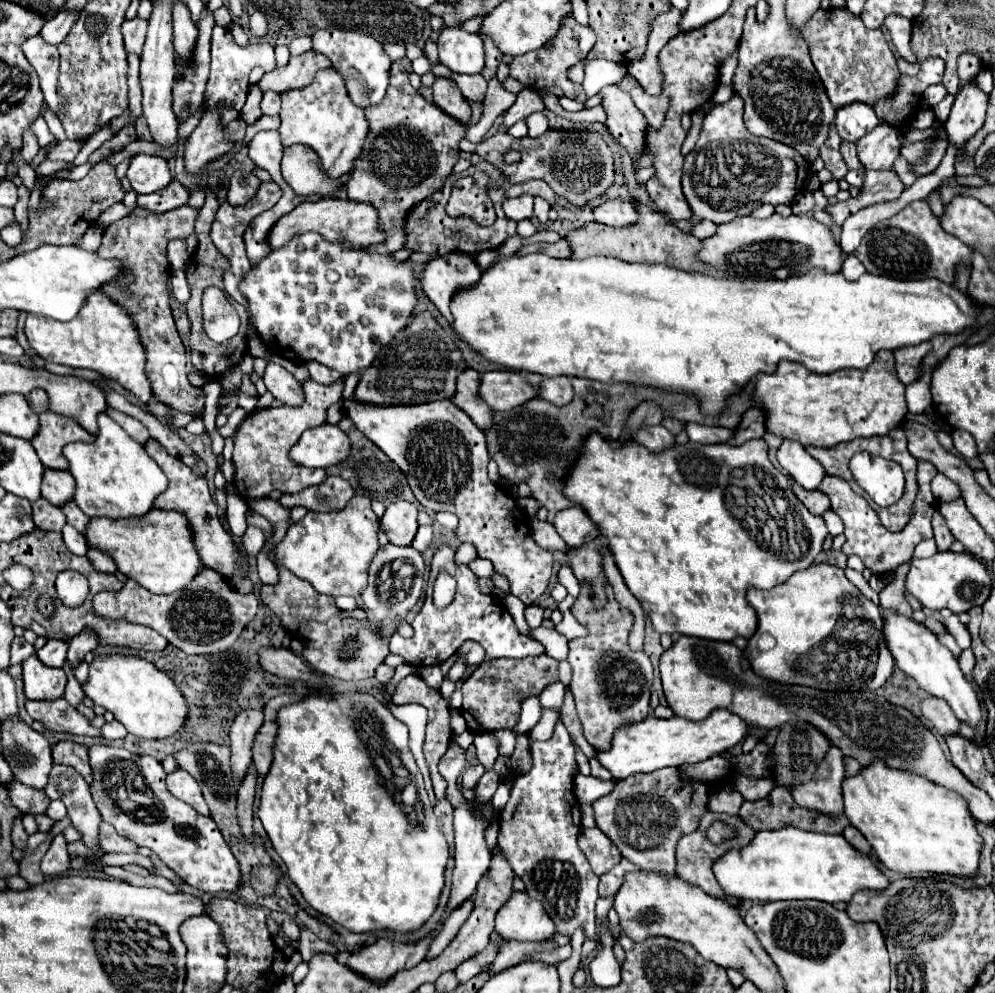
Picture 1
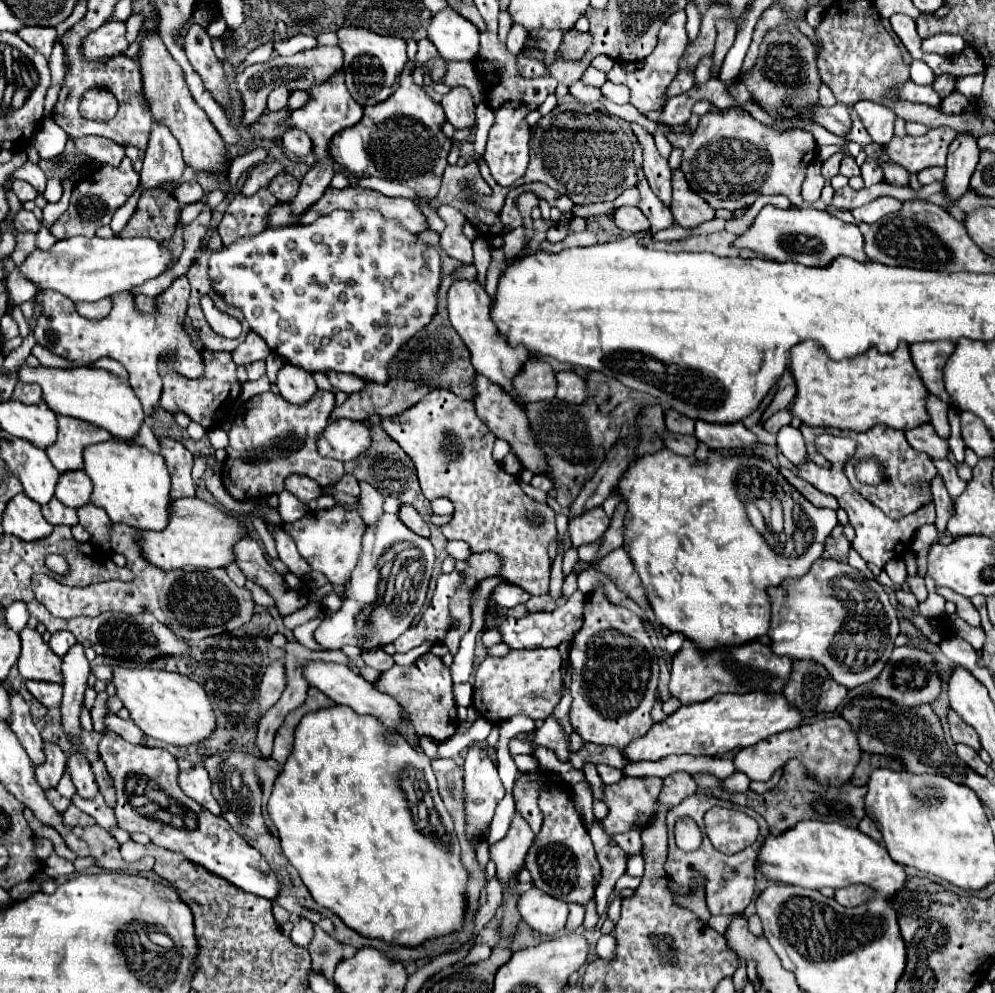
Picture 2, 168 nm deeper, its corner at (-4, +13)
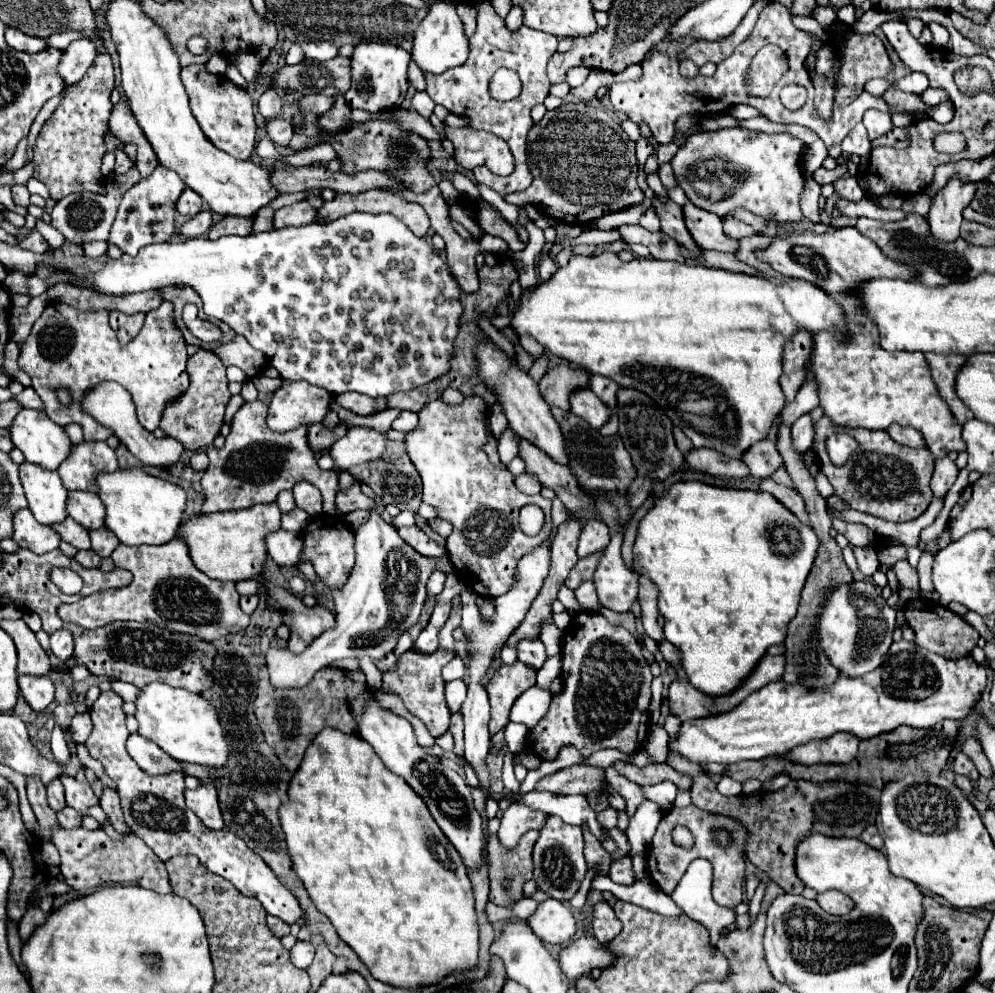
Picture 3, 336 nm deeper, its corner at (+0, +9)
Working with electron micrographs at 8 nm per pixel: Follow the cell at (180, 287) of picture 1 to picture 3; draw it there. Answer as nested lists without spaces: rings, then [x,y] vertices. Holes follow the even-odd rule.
[[[163,301],[157,309],[145,315],[141,333],[125,347],[119,345],[117,333],[109,325],[107,311],[81,311],[65,303],[49,303],[41,317],[33,323],[33,329],[19,353],[19,369],[23,369],[31,381],[35,393],[43,401],[43,411],[51,421],[65,427],[77,423],[83,427],[85,441],[105,441],[113,435],[109,427],[97,423],[81,407],[87,391],[103,381],[115,381],[125,387],[135,403],[137,419],[147,431],[155,431],[163,417],[165,405],[179,399],[189,387],[189,375],[185,371],[187,345],[181,331],[173,321],[173,305]],[[53,385],[67,385],[73,395],[71,407],[61,407]]]

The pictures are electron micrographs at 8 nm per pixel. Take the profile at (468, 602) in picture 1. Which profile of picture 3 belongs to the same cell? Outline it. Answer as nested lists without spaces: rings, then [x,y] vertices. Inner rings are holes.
[[[523,639],[519,645],[517,645],[517,659],[529,667],[533,667],[535,671],[539,671],[547,659],[545,655],[545,645],[541,641],[529,641],[529,639]]]

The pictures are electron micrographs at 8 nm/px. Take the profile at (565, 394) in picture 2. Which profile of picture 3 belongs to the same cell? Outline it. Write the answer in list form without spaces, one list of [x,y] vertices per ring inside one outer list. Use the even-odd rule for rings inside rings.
[[[579,389],[571,395],[571,413],[583,417],[593,429],[603,427],[611,419],[609,407],[589,389]]]

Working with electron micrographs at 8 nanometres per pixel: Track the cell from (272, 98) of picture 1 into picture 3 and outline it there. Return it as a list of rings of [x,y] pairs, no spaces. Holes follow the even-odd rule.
[[[267,89],[261,97],[259,97],[259,113],[265,117],[265,119],[273,119],[281,113],[281,97],[277,95],[275,89]]]

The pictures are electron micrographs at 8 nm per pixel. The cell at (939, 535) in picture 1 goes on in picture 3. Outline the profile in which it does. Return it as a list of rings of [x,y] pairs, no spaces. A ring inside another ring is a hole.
[[[941,457],[941,459],[935,459],[935,473],[933,473],[933,479],[931,479],[931,491],[935,497],[945,497],[947,491],[951,489],[951,485],[955,483],[957,479],[957,465],[955,461],[951,461],[949,457]]]

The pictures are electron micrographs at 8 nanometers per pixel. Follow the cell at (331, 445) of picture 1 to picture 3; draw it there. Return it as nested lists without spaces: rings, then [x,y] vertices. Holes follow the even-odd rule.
[[[353,427],[345,437],[331,445],[331,457],[339,469],[349,469],[371,459],[379,459],[385,453],[385,433],[365,427]]]

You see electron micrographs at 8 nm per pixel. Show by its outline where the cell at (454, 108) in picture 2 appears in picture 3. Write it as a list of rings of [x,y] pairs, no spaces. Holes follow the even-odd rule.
[[[445,125],[447,139],[455,145],[455,161],[465,169],[473,171],[475,167],[485,165],[495,175],[511,175],[515,169],[513,155],[509,145],[497,135],[487,131],[477,131],[471,127],[453,129]]]

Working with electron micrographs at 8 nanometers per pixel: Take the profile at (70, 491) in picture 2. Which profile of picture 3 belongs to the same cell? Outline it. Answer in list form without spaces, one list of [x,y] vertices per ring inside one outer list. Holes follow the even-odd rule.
[[[69,491],[67,513],[87,531],[97,531],[105,525],[105,505],[99,495],[89,491]]]

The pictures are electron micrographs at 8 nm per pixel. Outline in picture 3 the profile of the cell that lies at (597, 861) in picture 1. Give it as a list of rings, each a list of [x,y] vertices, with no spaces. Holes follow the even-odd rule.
[[[623,857],[623,859],[615,861],[611,865],[609,877],[615,883],[621,883],[621,885],[633,885],[635,883],[635,873],[633,873],[633,865],[631,865],[631,857]]]

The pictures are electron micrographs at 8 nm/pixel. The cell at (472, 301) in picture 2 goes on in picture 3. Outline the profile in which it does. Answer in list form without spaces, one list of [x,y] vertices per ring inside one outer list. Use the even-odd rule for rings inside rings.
[[[491,341],[481,343],[475,353],[479,361],[479,375],[489,387],[495,389],[497,401],[503,405],[509,419],[509,427],[515,429],[523,439],[529,439],[529,443],[533,443],[535,447],[541,447],[541,451],[545,451],[551,459],[557,459],[557,463],[569,465],[569,455],[565,455],[565,441],[559,423],[553,419],[551,407],[545,403],[537,383],[515,363],[511,363],[509,357]]]

